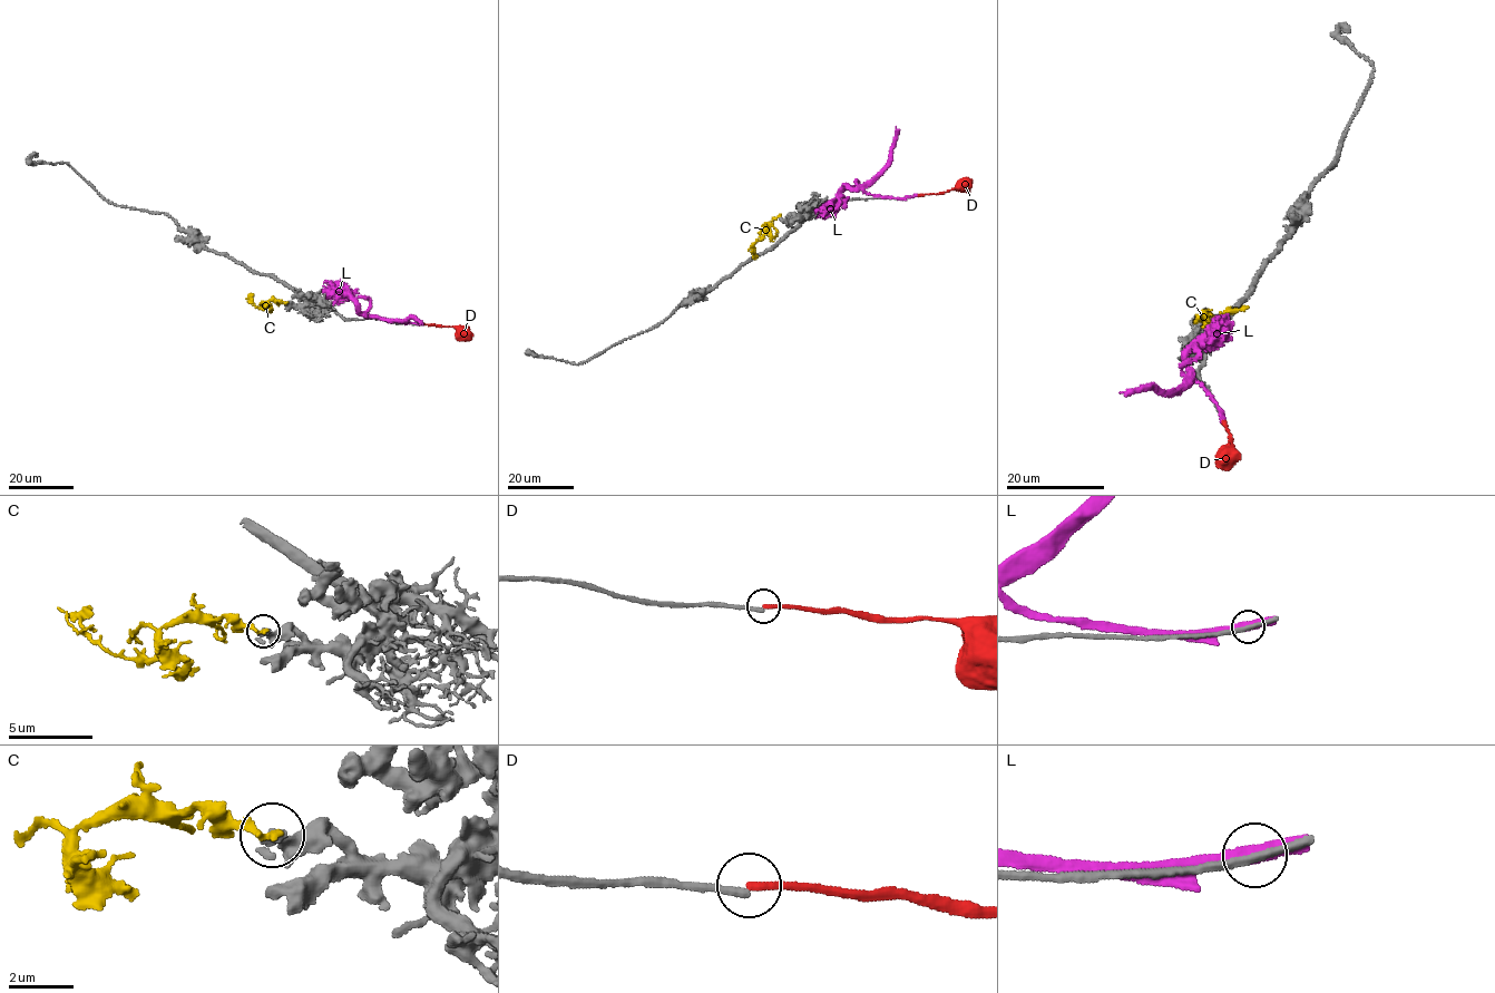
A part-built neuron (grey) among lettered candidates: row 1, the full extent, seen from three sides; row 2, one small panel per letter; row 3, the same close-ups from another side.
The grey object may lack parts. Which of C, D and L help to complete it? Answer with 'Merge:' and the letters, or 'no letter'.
Merge: no letter

